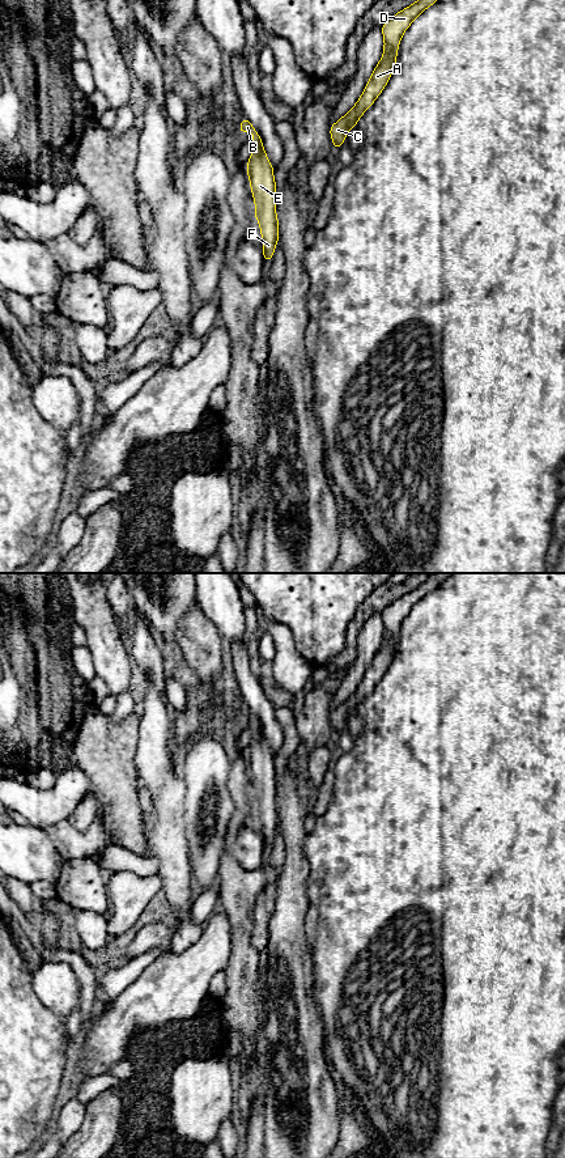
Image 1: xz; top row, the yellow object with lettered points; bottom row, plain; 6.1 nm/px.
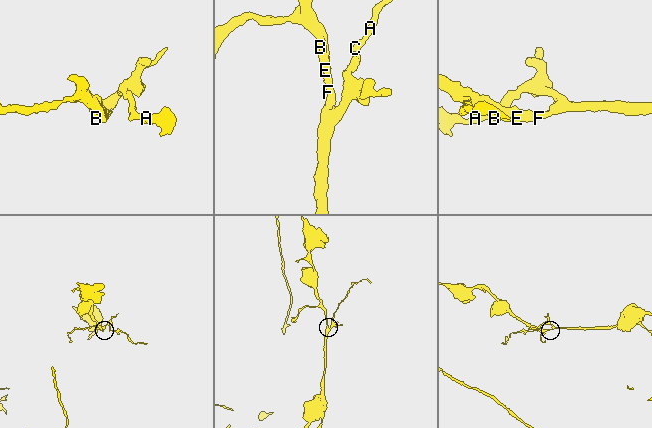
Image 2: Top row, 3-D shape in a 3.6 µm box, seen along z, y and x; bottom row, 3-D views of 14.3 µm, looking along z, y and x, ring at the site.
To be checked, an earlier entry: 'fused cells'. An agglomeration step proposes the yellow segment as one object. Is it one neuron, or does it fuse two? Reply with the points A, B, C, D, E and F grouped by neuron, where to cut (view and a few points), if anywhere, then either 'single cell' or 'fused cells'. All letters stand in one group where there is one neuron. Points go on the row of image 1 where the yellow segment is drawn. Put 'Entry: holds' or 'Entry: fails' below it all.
A B C D E F; no cut; single cell
Entry: fails

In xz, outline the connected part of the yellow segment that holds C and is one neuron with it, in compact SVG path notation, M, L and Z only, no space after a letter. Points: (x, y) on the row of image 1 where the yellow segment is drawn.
M417 0L412 5L392 16L381 26L385 39L382 59L374 68L374 72L371 73L357 103L341 119L330 127L330 135L335 150L340 149L345 141L347 132L356 127L356 123L361 115L373 105L377 97L382 93L383 88L387 85L395 68L396 54L403 33L409 27L419 14L421 14L436 1L437 0Z

